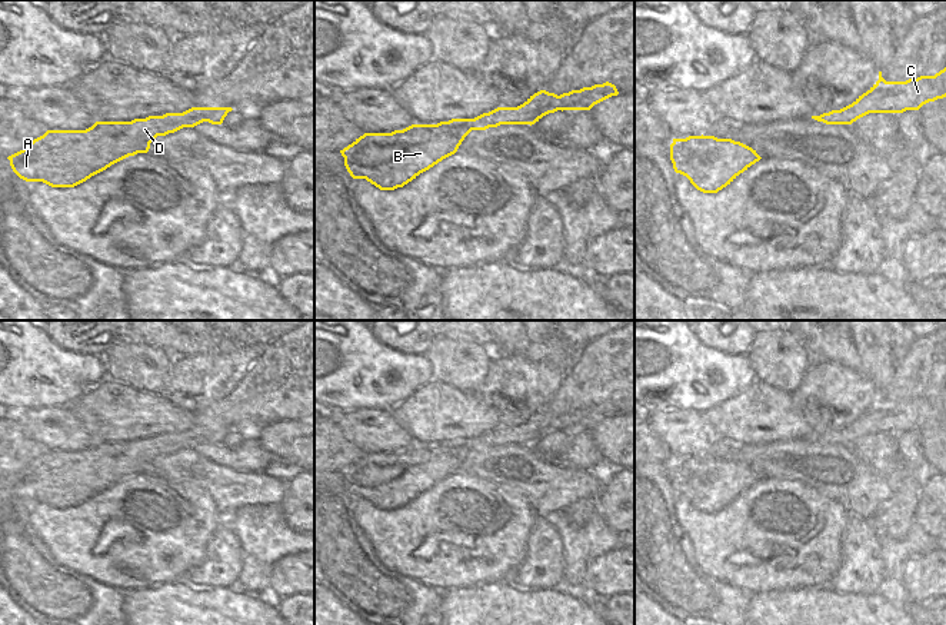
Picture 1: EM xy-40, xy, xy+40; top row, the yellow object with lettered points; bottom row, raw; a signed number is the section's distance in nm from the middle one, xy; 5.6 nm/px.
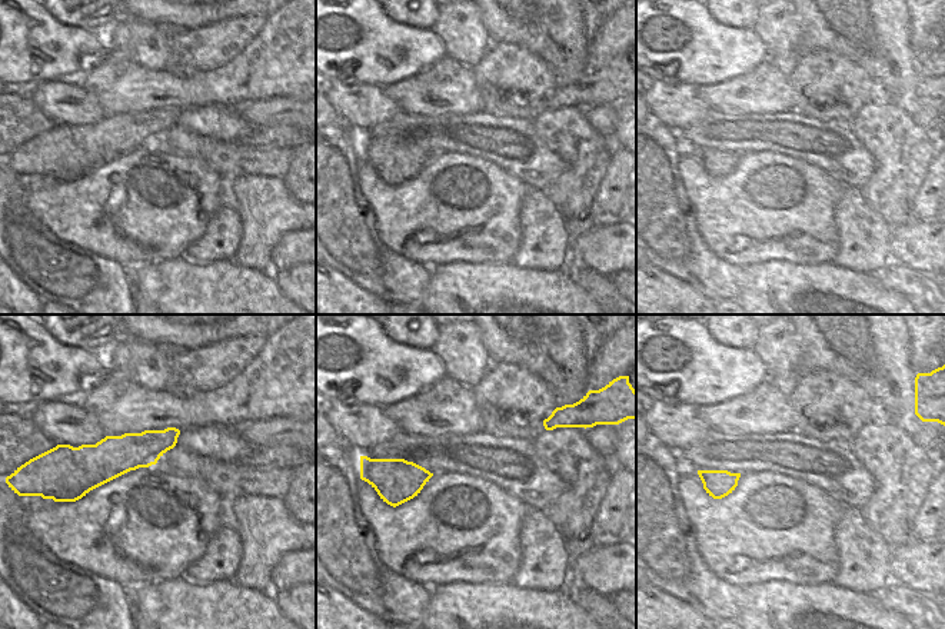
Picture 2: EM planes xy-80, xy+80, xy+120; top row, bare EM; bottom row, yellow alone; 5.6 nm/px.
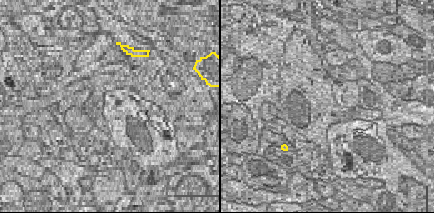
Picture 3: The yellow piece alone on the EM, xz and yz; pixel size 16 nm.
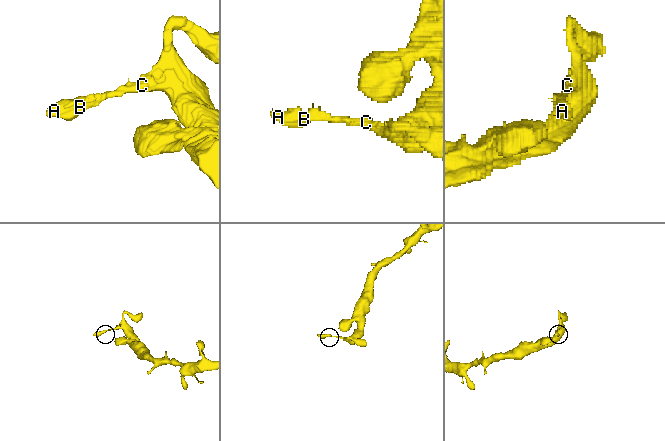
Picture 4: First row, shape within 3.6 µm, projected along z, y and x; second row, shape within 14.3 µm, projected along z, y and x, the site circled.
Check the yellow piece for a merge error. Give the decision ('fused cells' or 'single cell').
single cell

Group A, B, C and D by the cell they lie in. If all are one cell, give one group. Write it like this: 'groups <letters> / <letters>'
groups A B C D

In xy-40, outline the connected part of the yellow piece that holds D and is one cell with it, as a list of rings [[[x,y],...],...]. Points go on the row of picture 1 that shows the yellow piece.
[[[191,107],[131,122],[96,122],[86,130],[47,130],[7,159],[13,172],[26,182],[74,187],[129,156],[147,153],[157,136],[203,122],[221,124],[231,110]]]

